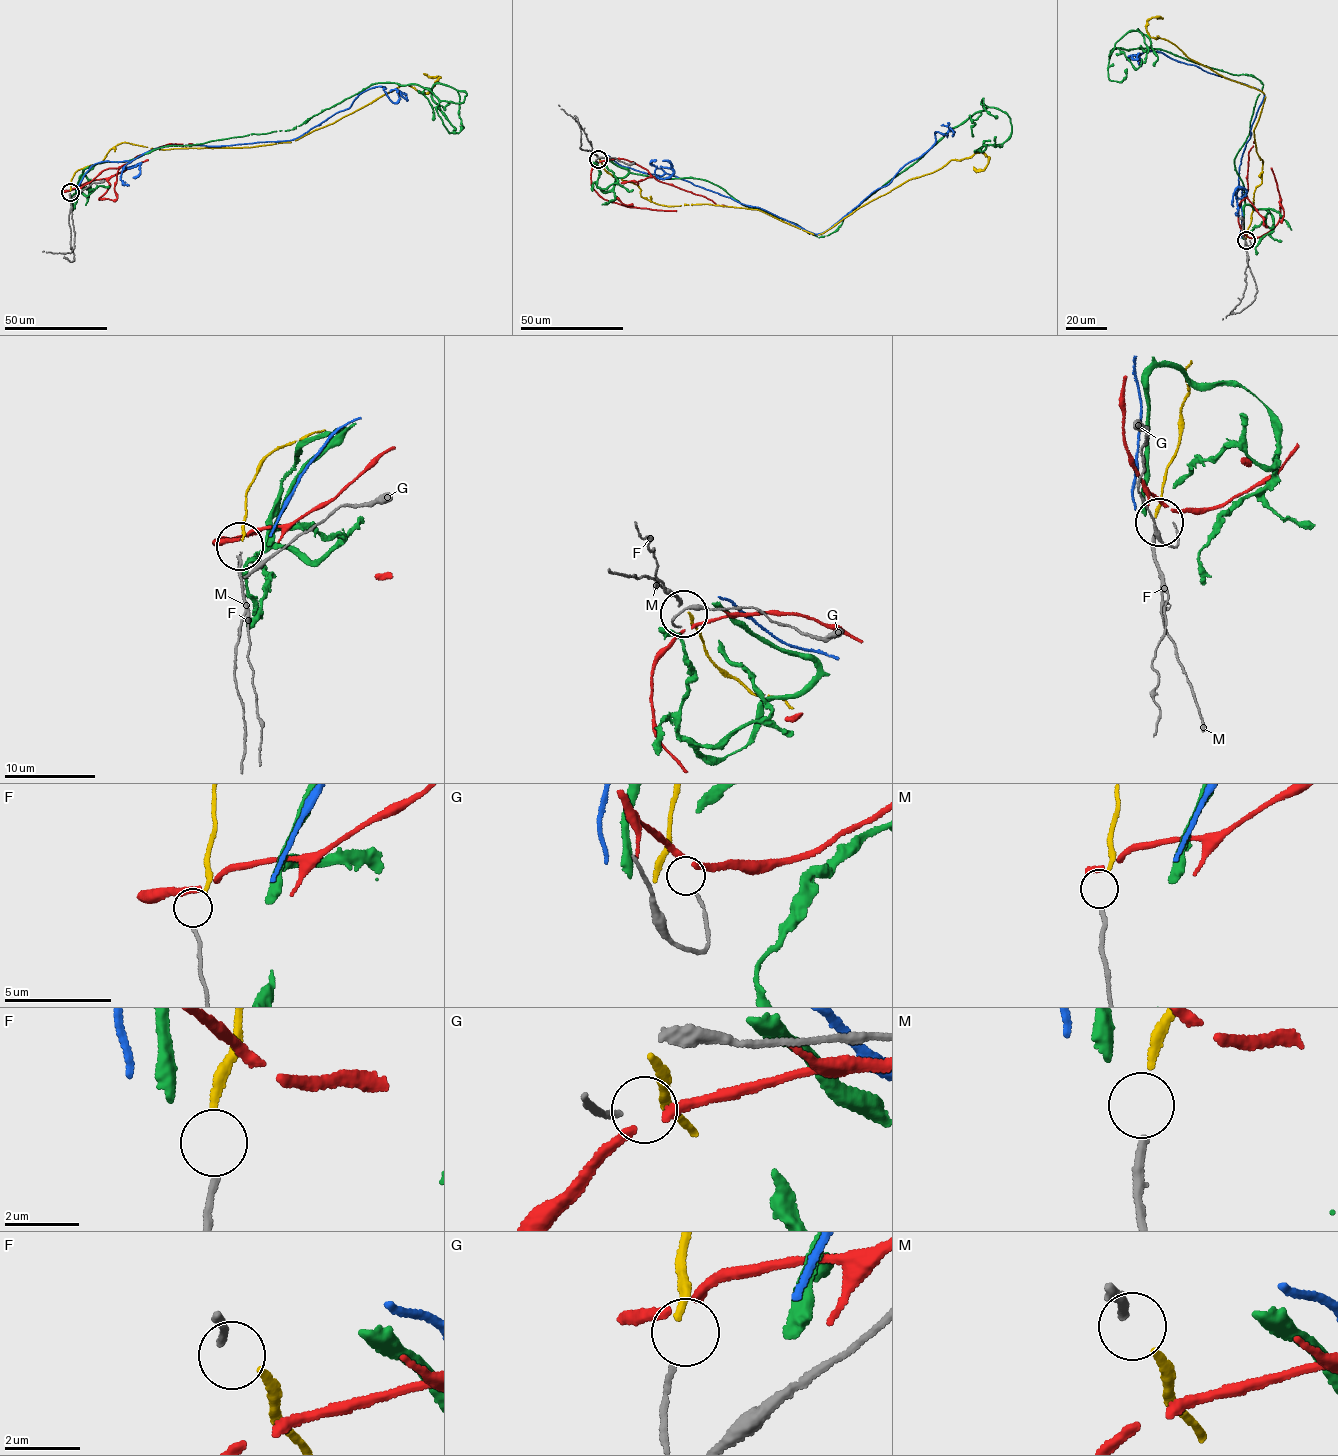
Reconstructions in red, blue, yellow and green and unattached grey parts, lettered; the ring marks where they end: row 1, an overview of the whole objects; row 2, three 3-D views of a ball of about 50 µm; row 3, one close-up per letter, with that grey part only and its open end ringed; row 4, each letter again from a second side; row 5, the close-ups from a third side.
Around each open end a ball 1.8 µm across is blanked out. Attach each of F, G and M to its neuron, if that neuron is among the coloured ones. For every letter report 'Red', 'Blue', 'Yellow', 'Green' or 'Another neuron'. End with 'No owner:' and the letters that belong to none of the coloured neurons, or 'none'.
F: Another neuron
G: Another neuron
M: Yellow
No owner: F, G

